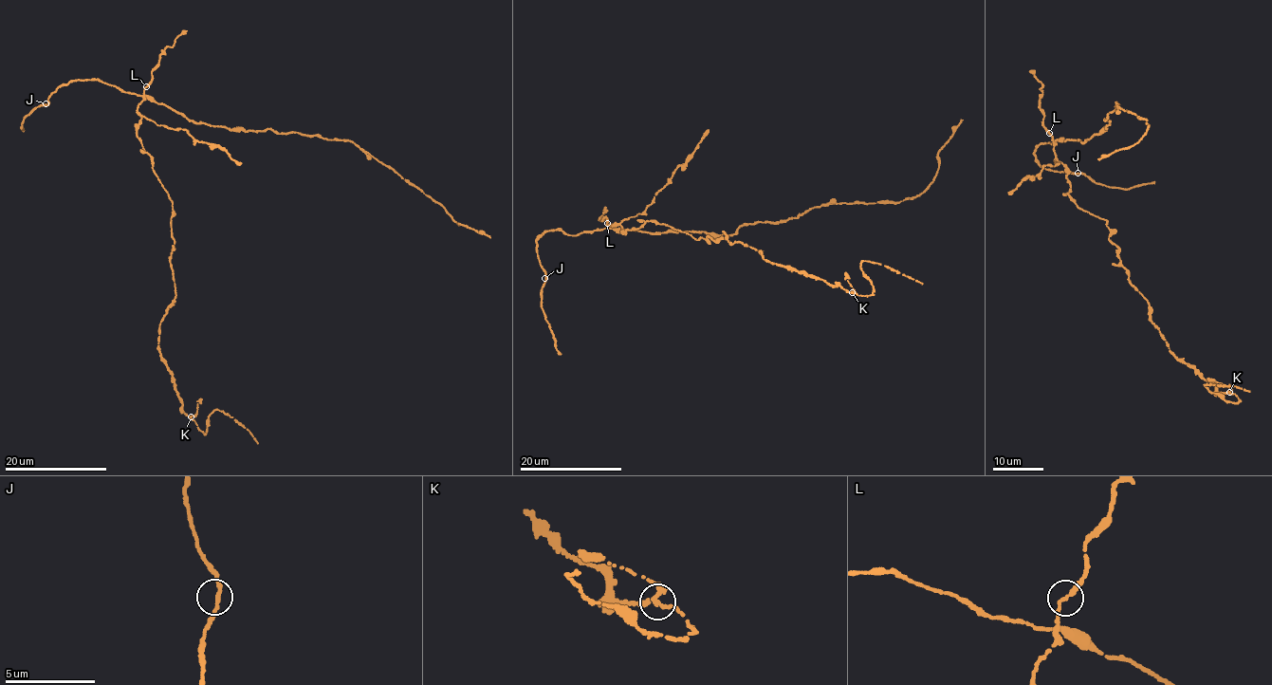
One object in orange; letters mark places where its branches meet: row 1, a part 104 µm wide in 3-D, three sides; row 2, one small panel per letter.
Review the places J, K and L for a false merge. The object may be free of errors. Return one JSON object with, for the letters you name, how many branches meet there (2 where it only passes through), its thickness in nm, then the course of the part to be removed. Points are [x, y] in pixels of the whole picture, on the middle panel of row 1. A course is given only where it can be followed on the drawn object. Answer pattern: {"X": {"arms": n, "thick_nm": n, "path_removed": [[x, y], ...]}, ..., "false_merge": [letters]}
{"false_merge": []}

